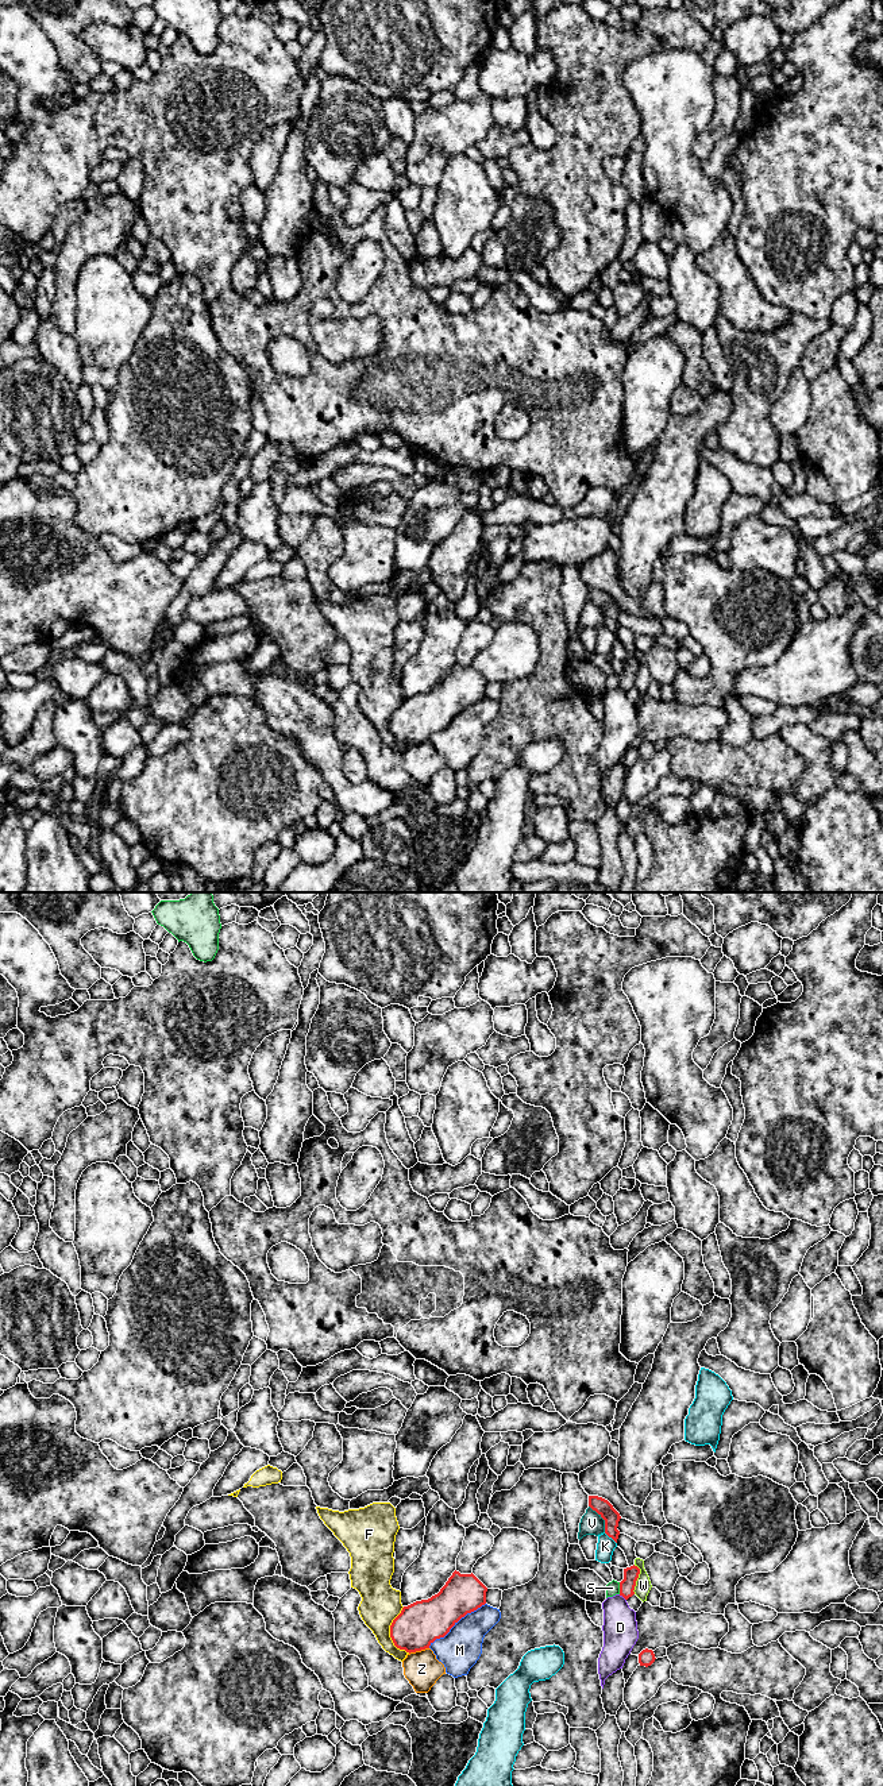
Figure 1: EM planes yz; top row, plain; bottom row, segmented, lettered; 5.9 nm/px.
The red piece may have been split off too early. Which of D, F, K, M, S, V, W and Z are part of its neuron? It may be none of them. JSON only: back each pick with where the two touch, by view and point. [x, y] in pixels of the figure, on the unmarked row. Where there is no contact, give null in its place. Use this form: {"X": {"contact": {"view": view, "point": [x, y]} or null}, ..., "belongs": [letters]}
{"belongs": []}

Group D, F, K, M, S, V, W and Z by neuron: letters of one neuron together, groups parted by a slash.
D / F / K / M / S / V / W / Z

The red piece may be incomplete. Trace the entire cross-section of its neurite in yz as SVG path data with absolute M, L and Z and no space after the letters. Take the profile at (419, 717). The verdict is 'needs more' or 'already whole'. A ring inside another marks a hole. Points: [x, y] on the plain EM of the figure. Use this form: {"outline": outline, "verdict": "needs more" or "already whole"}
{"outline": "M455 663L437 687L402 701L390 718L394 738L409 747L429 741L462 710L485 698L486 684L473 666Z", "verdict": "already whole"}

